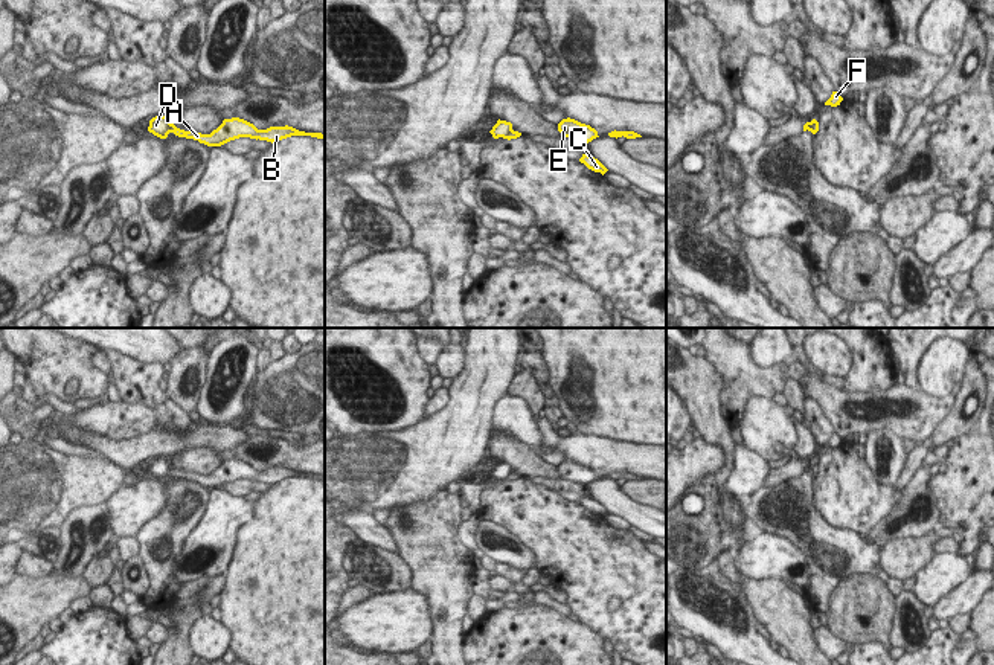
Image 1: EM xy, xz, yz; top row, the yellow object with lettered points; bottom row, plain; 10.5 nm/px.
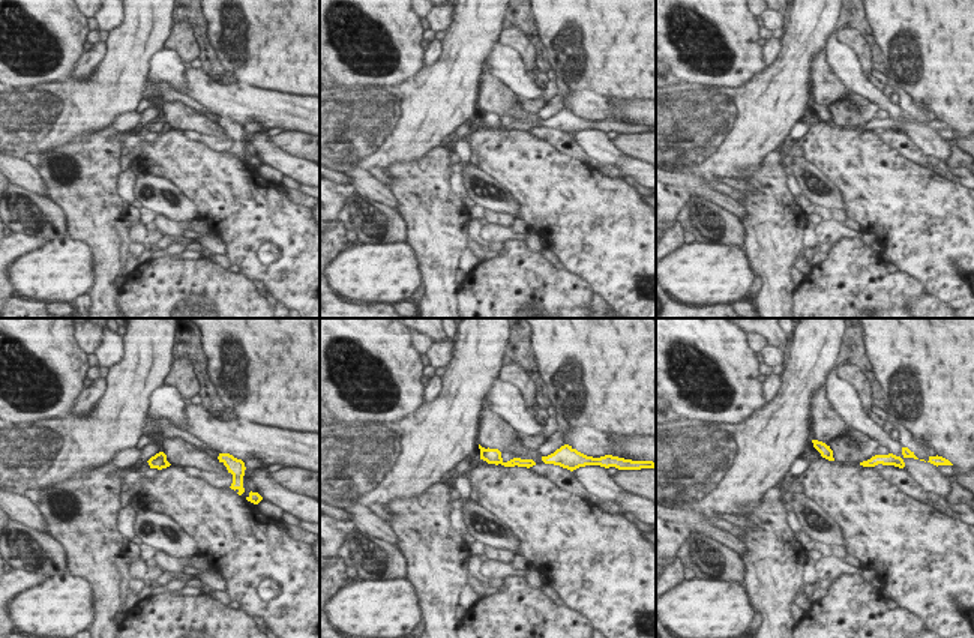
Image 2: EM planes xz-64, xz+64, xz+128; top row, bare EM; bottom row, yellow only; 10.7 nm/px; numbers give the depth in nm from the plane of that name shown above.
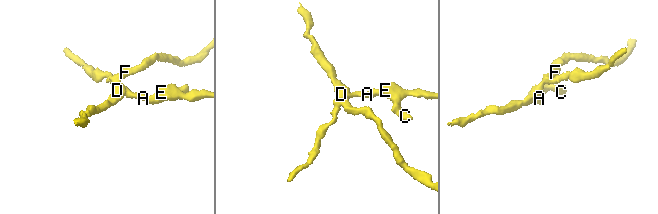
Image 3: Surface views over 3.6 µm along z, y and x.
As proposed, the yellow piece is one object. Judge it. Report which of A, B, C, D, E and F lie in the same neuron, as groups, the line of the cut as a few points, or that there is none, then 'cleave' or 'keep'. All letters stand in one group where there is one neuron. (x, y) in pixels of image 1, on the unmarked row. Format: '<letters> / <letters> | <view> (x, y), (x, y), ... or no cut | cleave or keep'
A B C E / D F | xy (171, 465), (168, 473) | cleave

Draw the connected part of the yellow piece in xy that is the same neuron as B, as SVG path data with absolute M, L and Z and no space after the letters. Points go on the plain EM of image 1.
M239 459L224 461L223 465L210 476L195 474L194 471L184 473L177 470L174 465L171 465L169 474L174 474L178 479L198 482L200 485L204 485L207 488L221 488L239 479L250 479L256 482L259 480L271 485L291 477L311 477L317 480L325 480L325 476L322 474L305 474L288 467L258 471L253 465Z

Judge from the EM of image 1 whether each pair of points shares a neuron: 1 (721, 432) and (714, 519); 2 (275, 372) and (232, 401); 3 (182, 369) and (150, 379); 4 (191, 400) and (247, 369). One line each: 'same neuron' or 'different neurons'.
1: different neurons
2: different neurons
3: different neurons
4: different neurons

